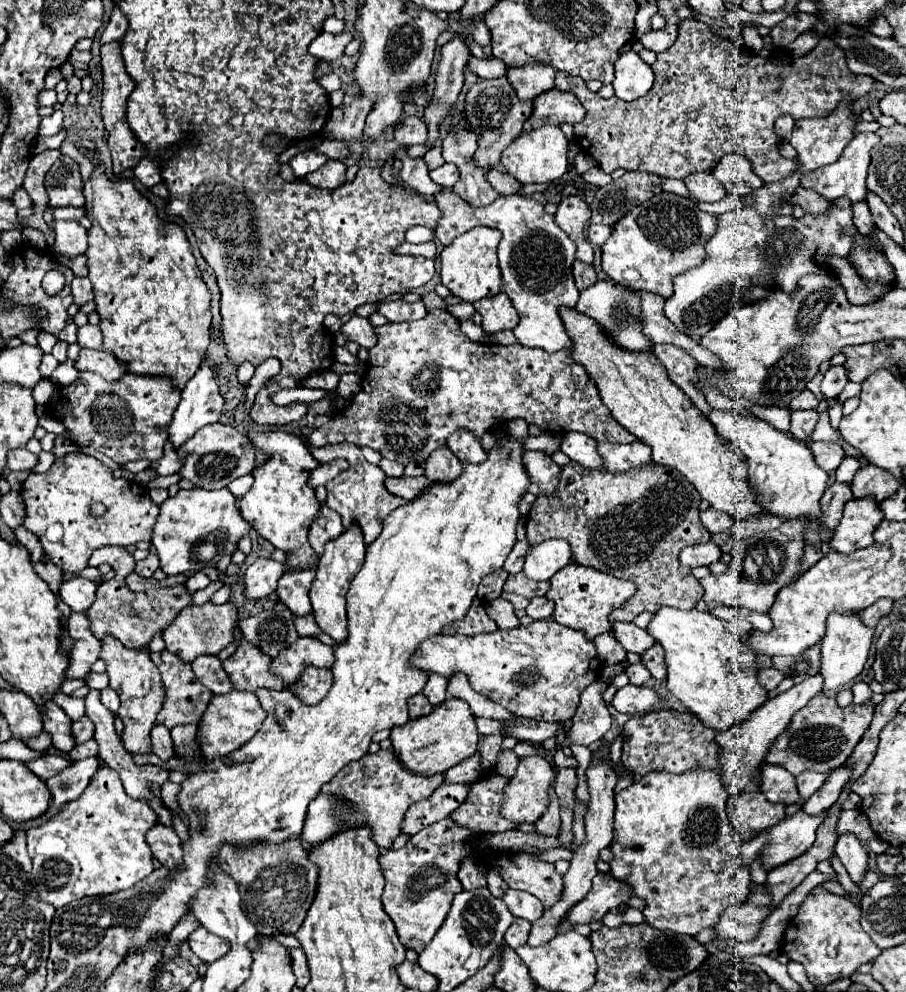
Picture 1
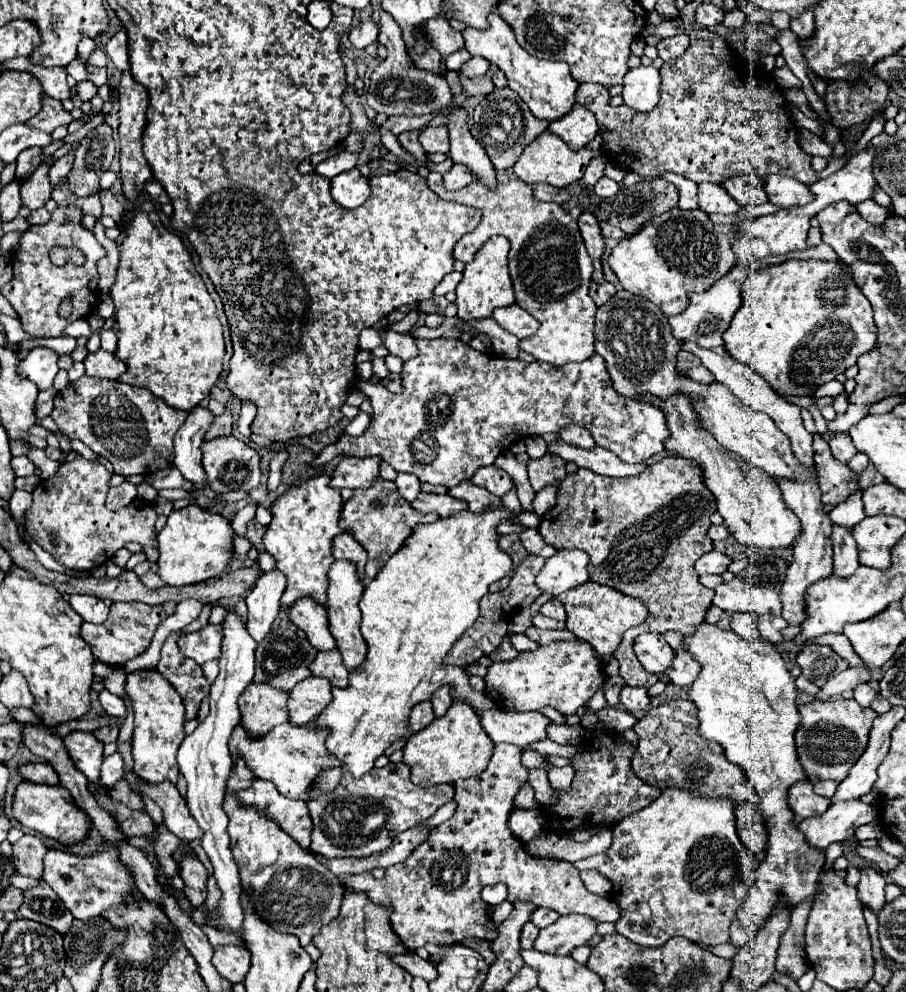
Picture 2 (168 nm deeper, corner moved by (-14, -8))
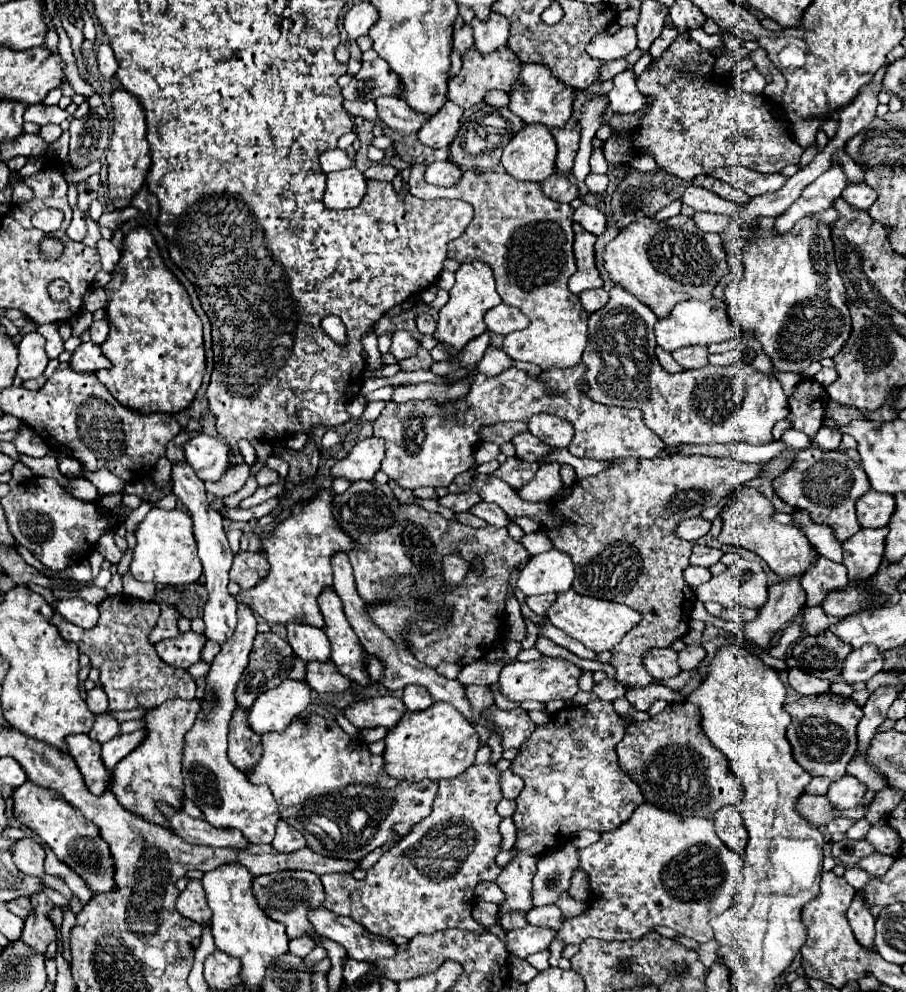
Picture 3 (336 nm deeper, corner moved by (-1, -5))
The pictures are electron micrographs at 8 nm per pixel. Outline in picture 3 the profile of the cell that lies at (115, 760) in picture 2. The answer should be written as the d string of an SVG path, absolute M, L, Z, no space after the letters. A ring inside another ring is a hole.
M142 730L132 732L132 734L122 734L116 736L112 740L108 740L106 744L102 744L102 762L108 768L108 772L114 768L116 762L120 762L126 754L130 754L134 750L134 746L138 746L142 742L144 734Z

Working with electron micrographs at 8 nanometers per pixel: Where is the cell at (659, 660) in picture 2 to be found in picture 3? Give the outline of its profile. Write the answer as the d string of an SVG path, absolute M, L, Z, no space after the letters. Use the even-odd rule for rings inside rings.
M650 648L650 650L646 650L642 664L652 674L652 678L656 678L656 680L680 674L678 656L672 648Z

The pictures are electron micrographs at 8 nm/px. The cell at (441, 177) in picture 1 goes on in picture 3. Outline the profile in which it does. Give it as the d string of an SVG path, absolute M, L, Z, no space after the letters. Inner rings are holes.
M450 160L432 162L426 168L426 182L436 184L436 186L454 186L458 182L460 174L462 174L462 170Z

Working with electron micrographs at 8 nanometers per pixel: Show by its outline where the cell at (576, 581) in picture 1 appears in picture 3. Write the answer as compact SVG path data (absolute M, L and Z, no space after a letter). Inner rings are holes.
M574 590L556 594L556 602L548 608L546 616L556 628L560 628L568 636L580 640L586 648L590 648L594 652L604 652L604 650L614 648L624 638L624 634L640 622L640 612L636 612L634 608L630 608L626 604L608 602L608 600L592 598L592 596L582 596Z

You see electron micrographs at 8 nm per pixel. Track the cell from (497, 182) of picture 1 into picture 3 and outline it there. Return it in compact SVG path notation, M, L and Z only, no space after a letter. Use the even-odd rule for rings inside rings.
M550 176L550 180L542 182L542 190L548 198L556 200L556 202L572 202L578 196L578 190L574 184L570 184L568 178L564 176Z

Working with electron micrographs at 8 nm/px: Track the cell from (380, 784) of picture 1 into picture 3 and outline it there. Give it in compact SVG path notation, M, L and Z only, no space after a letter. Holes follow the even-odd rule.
M318 714L296 718L284 732L266 732L262 736L262 758L258 760L256 766L252 766L252 770L248 772L248 778L254 784L266 784L272 790L278 802L282 820L294 826L306 838L306 844L314 852L324 854L324 856L334 856L334 858L346 858L346 860L364 858L374 848L388 842L394 834L406 836L406 832L410 832L410 828L418 824L418 820L426 818L432 812L432 802L438 790L438 782L434 780L400 782L400 780L390 778L384 770L382 756L370 754L368 744L364 744L362 740L350 738L338 726L336 720L330 720ZM354 810L364 810L370 816L368 820L372 820L372 830L362 830L360 832L362 838L358 842L346 824L346 818Z

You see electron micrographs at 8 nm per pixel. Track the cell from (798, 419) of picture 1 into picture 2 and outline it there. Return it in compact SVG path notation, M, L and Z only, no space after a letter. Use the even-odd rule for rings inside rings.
M821 435L813 437L813 449L815 449L815 465L817 465L823 505L835 507L861 489L859 475L855 475L847 463L839 463L831 455L829 443Z

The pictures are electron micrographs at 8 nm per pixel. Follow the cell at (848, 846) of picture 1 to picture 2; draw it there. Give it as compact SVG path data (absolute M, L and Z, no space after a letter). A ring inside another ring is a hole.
M861 869L861 881L857 885L857 895L863 907L869 907L875 915L885 905L885 885L887 879L875 869Z

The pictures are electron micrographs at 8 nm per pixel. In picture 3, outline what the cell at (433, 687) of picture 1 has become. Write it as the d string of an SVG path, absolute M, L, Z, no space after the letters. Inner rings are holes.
M406 686L402 700L406 702L408 710L426 710L432 706L430 692L422 686Z

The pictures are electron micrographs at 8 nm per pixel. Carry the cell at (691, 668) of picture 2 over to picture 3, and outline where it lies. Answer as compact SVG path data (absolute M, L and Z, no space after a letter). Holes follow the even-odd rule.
M686 646L684 650L678 652L678 662L682 672L694 670L704 658L706 658L706 650L702 646Z

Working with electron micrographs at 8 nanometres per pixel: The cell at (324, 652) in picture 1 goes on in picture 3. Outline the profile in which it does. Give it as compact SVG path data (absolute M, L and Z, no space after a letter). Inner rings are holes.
M308 662L306 664L306 682L312 690L320 694L346 692L352 682L346 680L332 662Z

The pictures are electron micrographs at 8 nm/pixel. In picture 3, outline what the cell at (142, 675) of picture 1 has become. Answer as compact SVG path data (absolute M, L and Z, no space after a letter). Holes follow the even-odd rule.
M172 700L164 702L158 708L152 708L146 712L142 718L144 722L144 740L130 752L126 758L122 758L114 766L114 788L112 792L120 800L120 804L128 810L134 810L136 814L144 816L150 822L166 826L162 820L162 812L158 812L156 802L162 800L174 808L180 808L182 802L182 776L180 776L180 762L182 762L182 746L184 746L184 736L188 728L194 724L196 716L200 710L200 702L182 702L182 700Z

